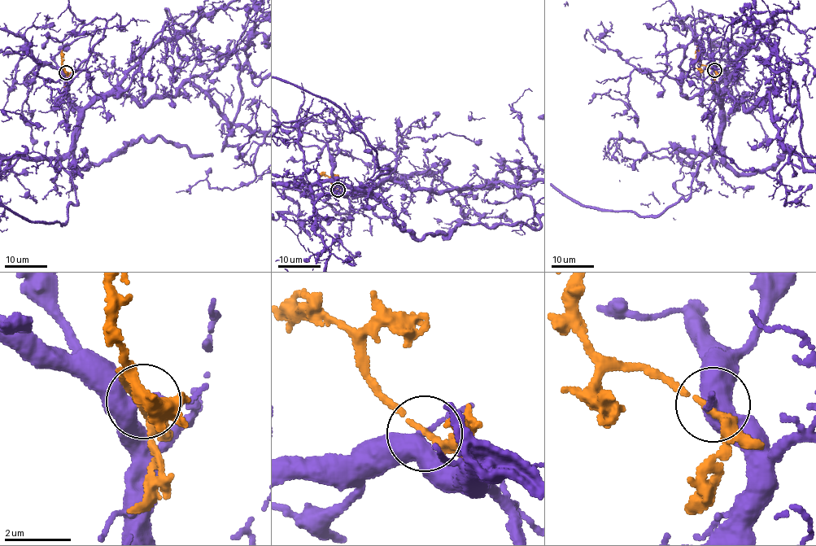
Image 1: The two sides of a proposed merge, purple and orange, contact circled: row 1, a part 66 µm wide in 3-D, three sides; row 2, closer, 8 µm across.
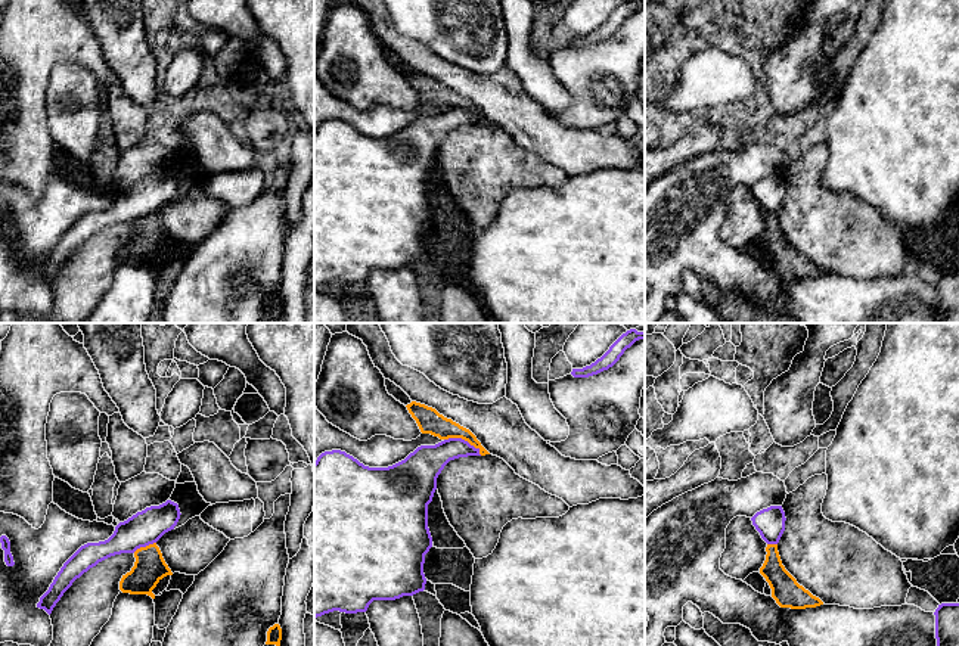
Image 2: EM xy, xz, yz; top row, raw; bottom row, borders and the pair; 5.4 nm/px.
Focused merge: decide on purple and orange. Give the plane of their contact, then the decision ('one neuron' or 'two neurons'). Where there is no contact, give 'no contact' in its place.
xz | two neurons

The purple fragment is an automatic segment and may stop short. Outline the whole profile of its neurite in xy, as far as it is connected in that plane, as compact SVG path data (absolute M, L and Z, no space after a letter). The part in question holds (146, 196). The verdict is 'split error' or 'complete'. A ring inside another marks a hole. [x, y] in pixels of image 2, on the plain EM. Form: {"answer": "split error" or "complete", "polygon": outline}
{"answer": "complete", "polygon": "M167 170L120 192L108 209L81 215L63 233L49 260L40 267L37 277L44 279L50 285L63 263L84 242L111 226L134 223L140 217L156 212L165 202L174 199L180 184L179 174Z"}

